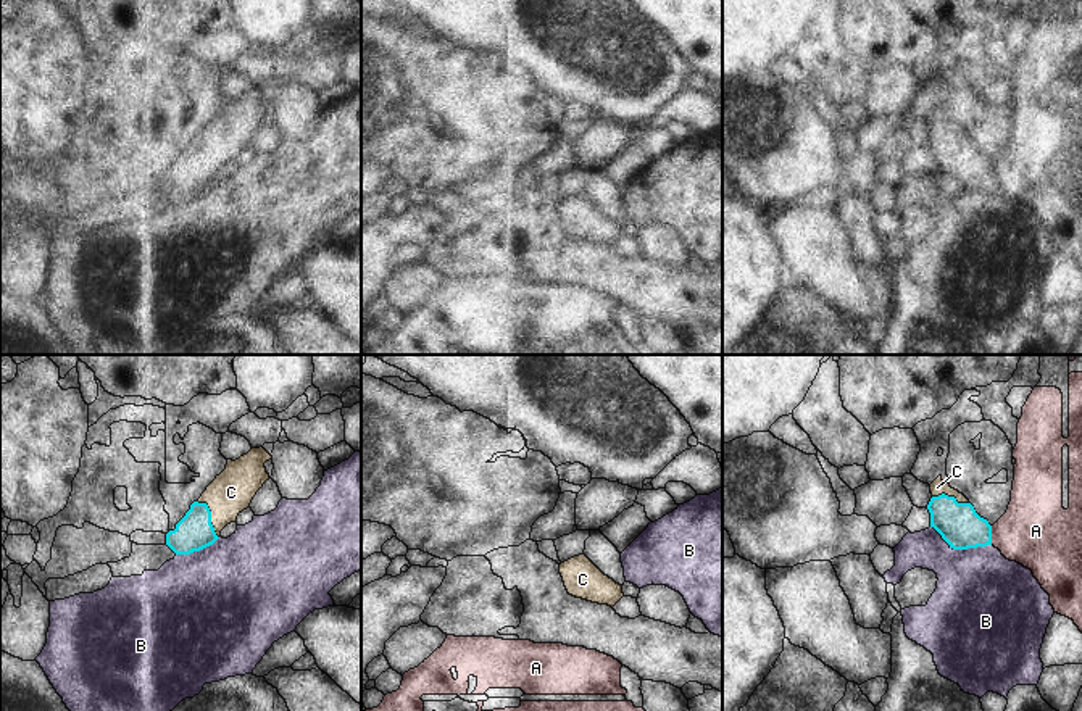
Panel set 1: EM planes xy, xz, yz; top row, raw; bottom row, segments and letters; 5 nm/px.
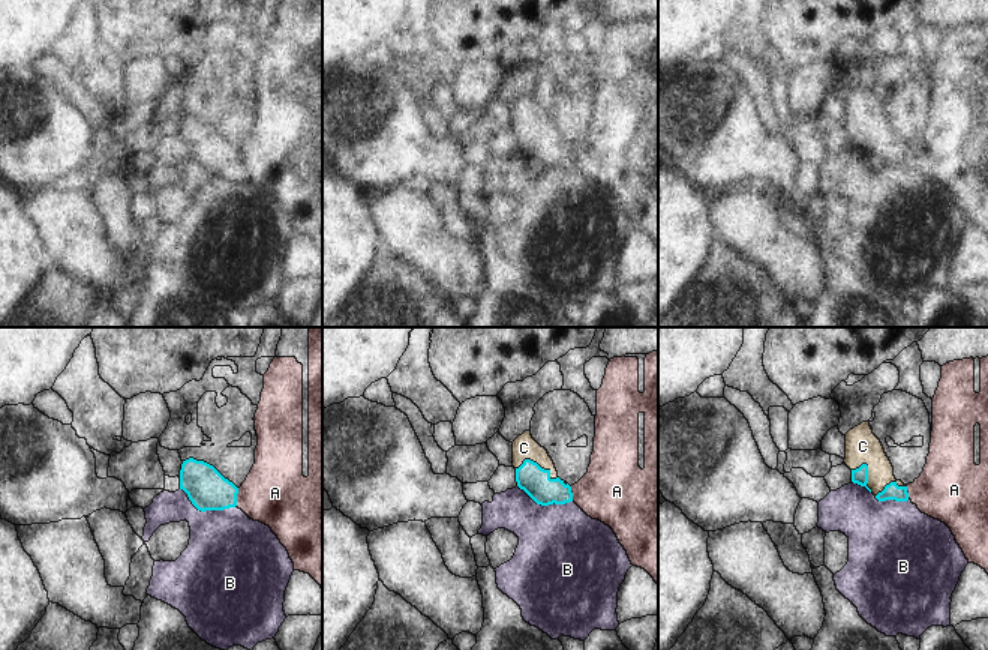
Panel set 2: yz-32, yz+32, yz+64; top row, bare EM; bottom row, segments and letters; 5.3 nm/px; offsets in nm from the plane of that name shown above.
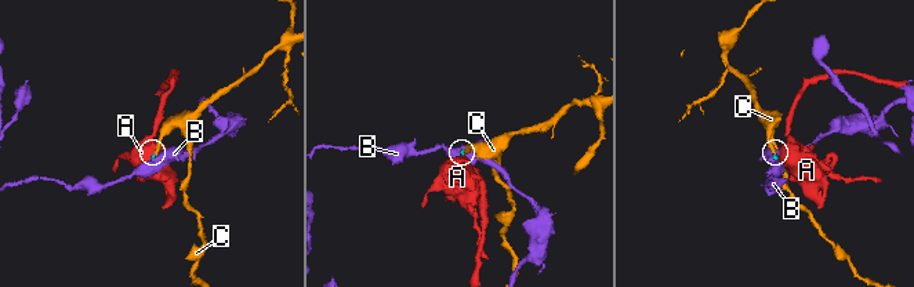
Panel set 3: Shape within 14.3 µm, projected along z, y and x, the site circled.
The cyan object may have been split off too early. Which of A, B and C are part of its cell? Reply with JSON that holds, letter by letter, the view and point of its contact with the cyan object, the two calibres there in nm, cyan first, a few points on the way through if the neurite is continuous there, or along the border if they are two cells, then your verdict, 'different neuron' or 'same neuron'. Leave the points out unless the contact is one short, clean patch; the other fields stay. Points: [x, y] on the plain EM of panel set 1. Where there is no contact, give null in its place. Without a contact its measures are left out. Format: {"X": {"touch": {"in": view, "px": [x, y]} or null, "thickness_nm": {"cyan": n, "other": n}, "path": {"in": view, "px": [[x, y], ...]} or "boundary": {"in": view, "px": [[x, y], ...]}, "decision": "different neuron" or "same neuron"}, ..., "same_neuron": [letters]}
{"A": {"touch": {"in": "yz", "px": [990, 174]}, "thickness_nm": {"cyan": 220, "other": 360}, "decision": "different neuron"}, "B": {"touch": {"in": "yz", "px": [961, 187]}, "thickness_nm": {"cyan": 220, "other": 440}, "boundary": {"in": "yz", "px": [[931, 165], [953, 187], [990, 184]]}, "decision": "different neuron"}, "C": {"touch": {"in": "xy", "px": [210, 155]}, "thickness_nm": {"cyan": 190, "other": 220}, "path": {"in": "xy", "px": [[194, 171], [210, 155], [231, 131]]}, "decision": "same neuron"}, "same_neuron": ["C"]}

